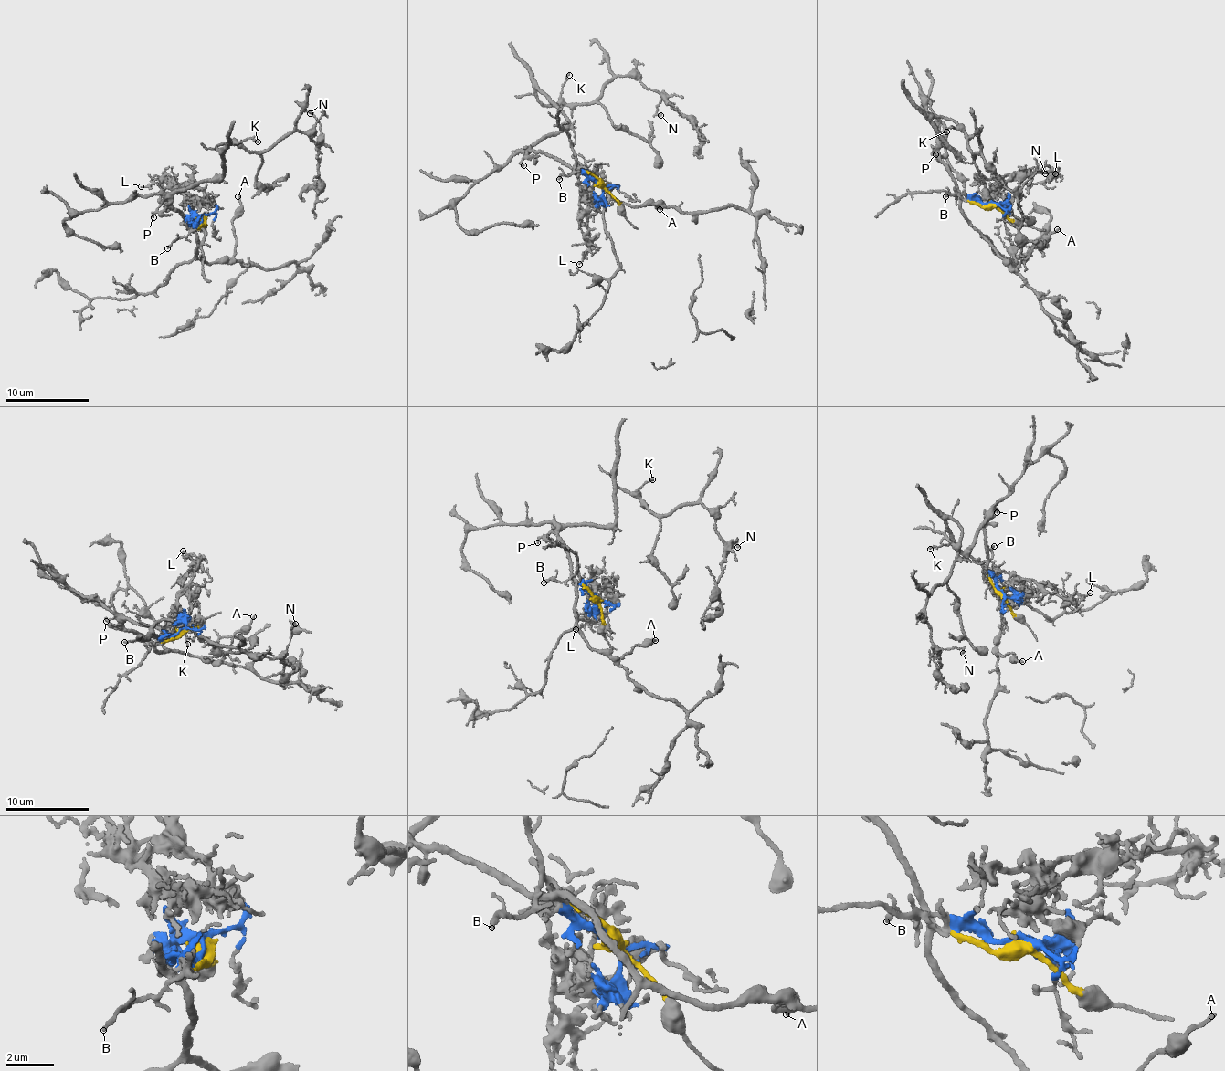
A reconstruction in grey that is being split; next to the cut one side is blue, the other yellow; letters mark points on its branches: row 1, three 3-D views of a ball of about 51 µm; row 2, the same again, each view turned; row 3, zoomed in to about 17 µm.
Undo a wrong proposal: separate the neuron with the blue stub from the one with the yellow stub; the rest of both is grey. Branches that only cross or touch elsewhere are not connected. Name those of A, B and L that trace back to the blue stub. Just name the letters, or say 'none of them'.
B, L

